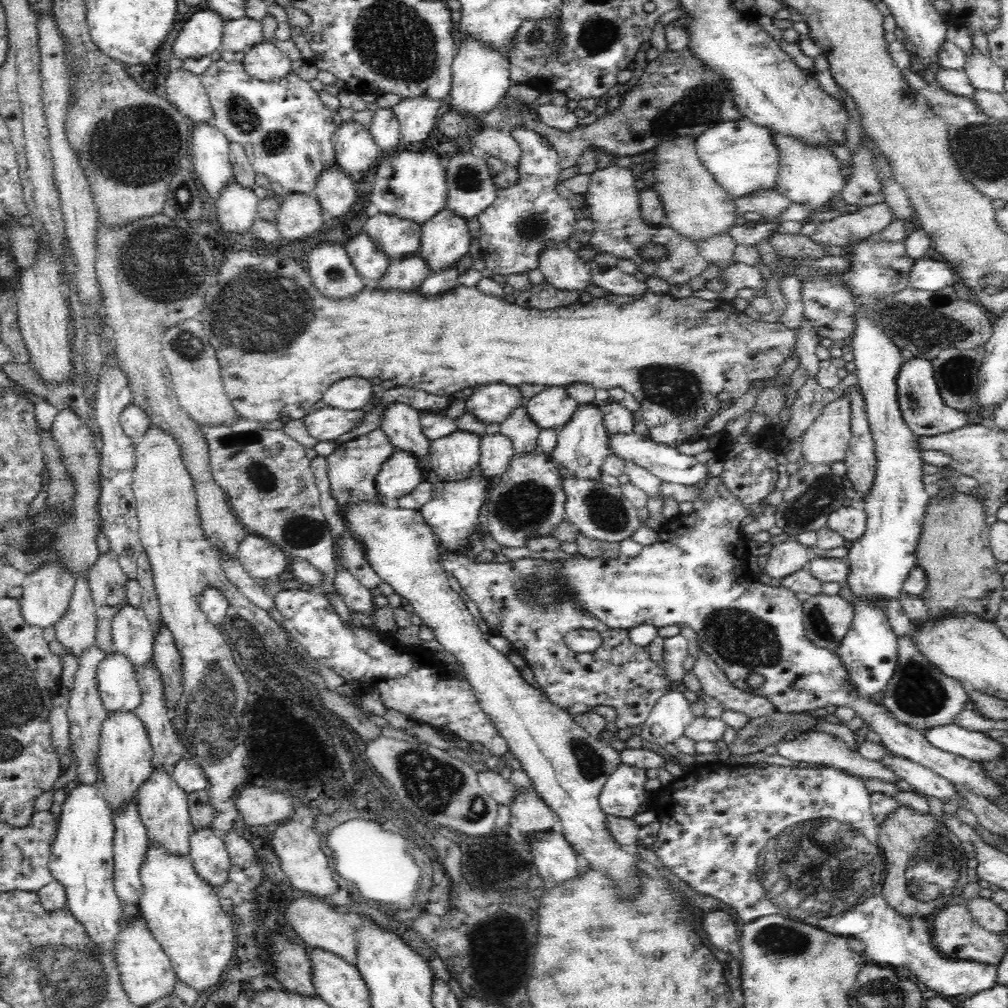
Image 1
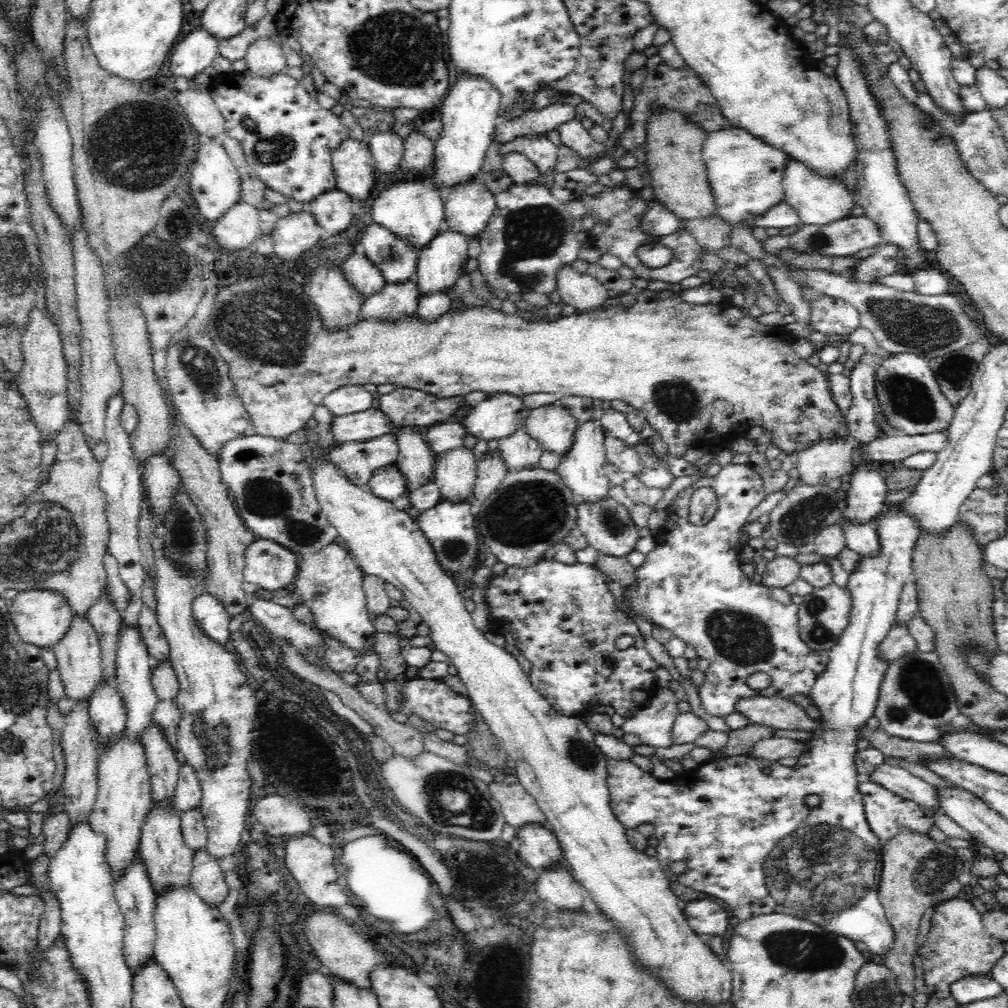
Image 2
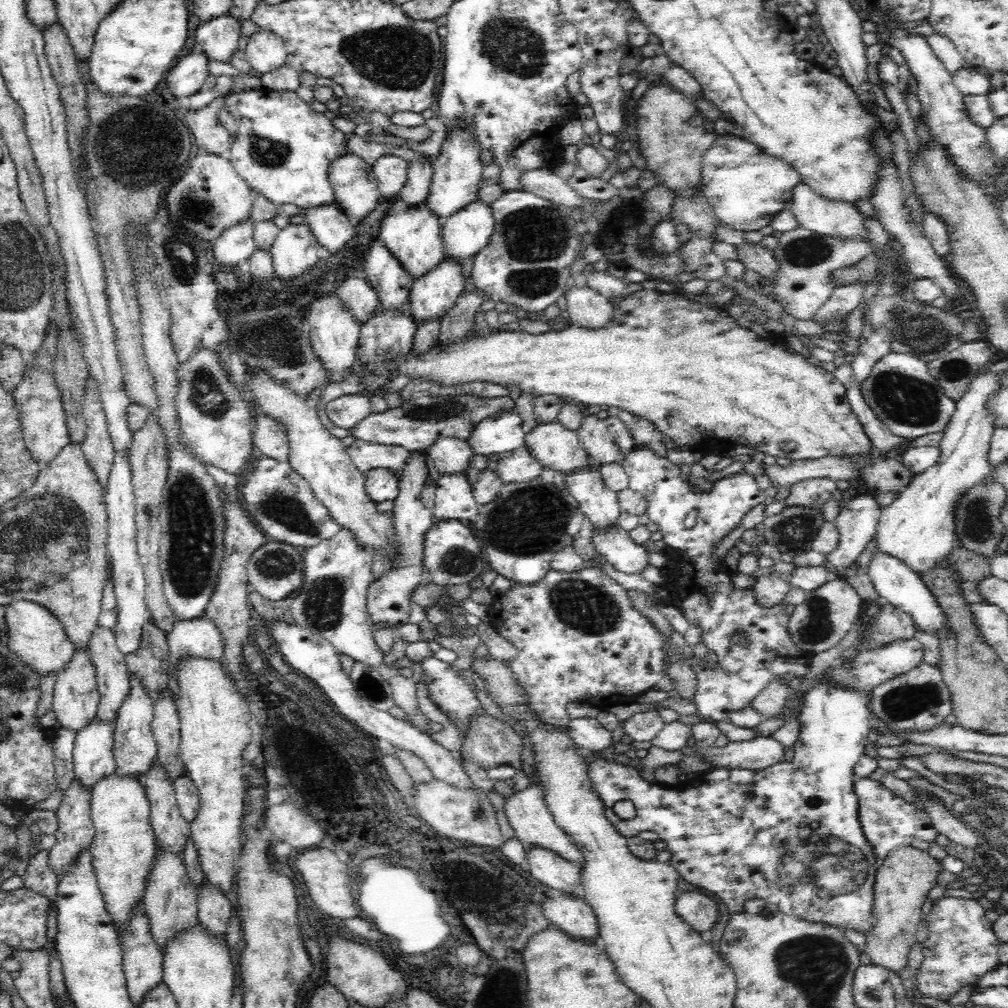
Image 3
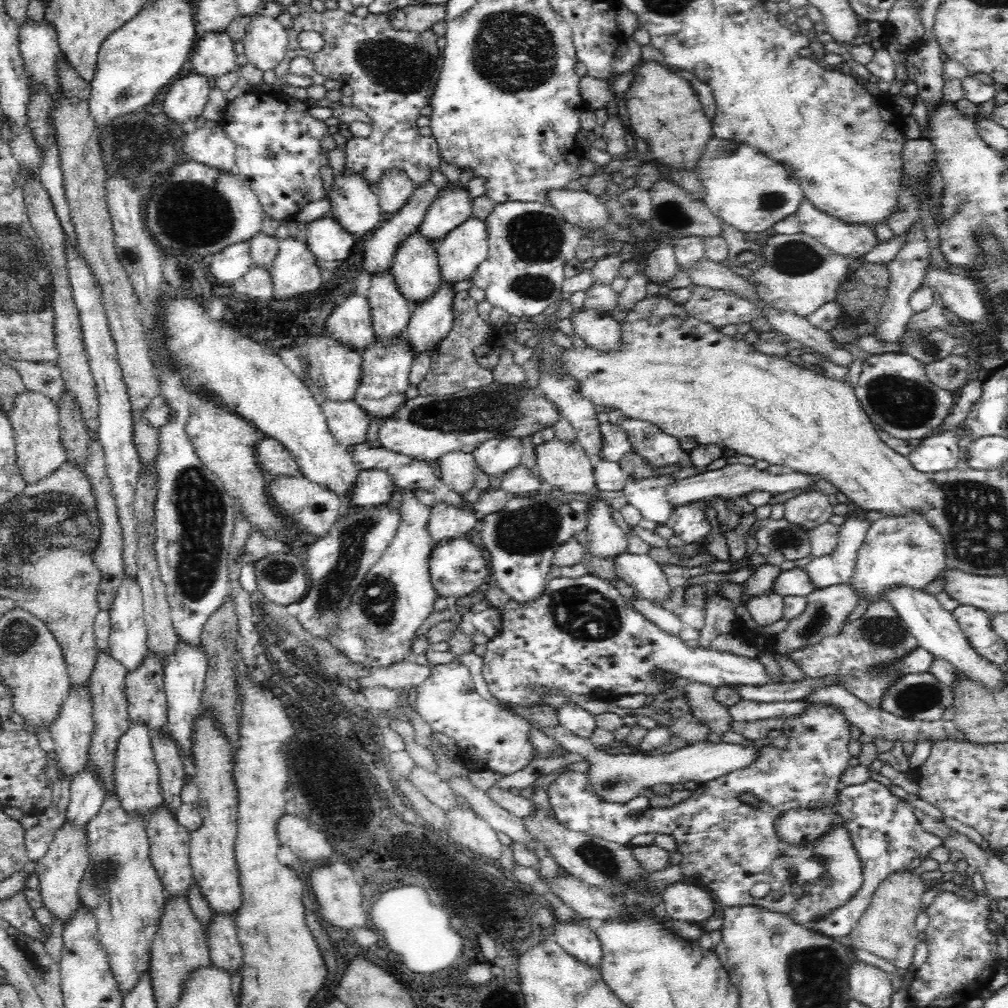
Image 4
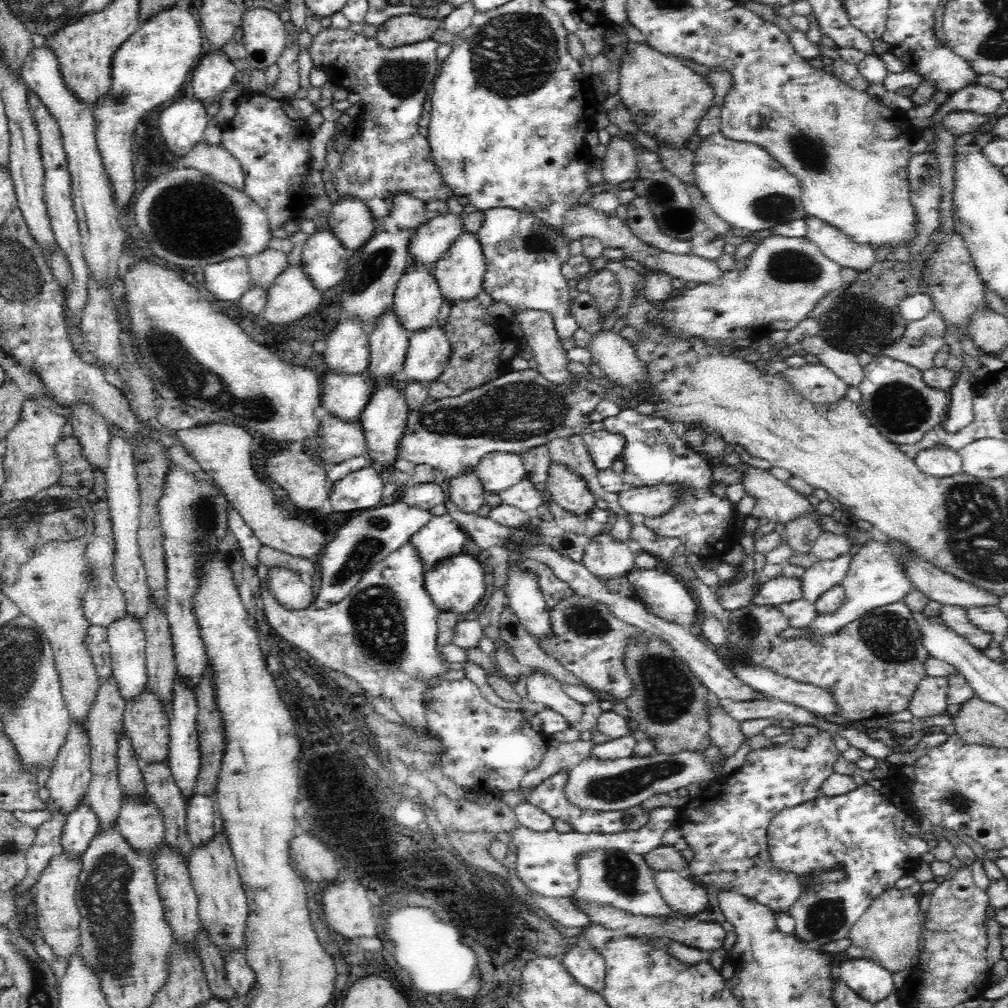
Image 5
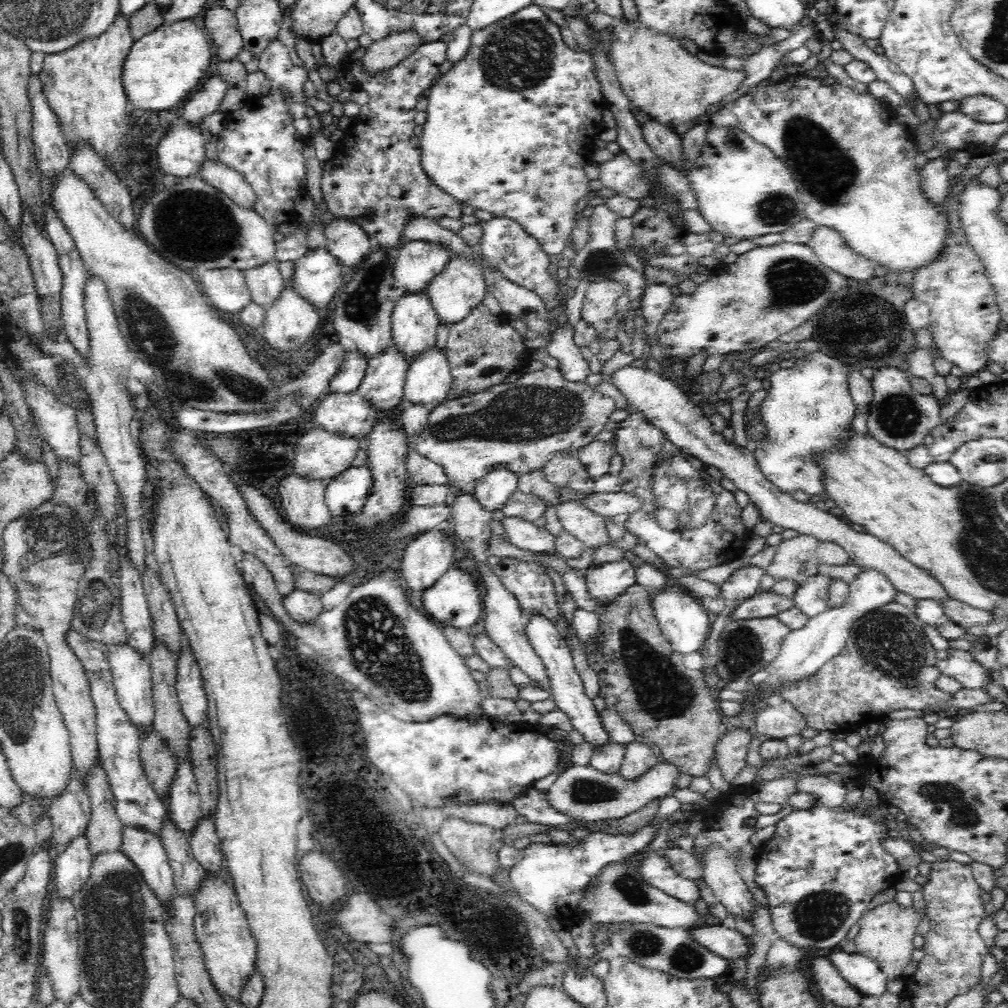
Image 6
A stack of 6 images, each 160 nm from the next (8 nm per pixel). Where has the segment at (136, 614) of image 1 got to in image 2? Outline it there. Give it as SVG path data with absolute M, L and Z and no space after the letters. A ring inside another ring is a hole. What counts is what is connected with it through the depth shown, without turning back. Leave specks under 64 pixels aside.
M136 624L134 628L125 628L122 626L119 634L119 648L116 653L116 687L118 694L122 696L127 711L127 720L125 725L125 734L131 738L142 738L144 730L152 724L152 714L156 710L158 696L151 683L151 674L153 671L152 660L148 655L148 647L142 641L140 627Z

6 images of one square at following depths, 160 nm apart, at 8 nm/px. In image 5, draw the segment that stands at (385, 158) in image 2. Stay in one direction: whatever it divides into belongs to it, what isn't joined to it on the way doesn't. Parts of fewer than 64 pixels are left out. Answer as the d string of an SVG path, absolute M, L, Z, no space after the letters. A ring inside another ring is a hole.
M405 194L396 196L390 215L400 229L411 232L416 232L430 218L434 218L432 212L426 212L424 202L417 200L416 197L405 196Z

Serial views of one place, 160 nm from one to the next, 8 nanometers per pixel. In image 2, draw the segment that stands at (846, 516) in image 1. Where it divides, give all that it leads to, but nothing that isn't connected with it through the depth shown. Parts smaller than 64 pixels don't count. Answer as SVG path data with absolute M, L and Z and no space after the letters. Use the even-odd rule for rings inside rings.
M848 519L841 522L845 541L850 550L862 556L875 555L879 549L879 536L877 530L870 523L856 523Z

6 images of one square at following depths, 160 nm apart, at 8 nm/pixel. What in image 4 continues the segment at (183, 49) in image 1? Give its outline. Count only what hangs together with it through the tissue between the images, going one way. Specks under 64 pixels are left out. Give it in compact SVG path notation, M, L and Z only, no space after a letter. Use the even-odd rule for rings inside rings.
M188 69L187 73L171 82L164 102L164 112L176 120L186 122L202 114L204 105L209 97L210 85L208 80L197 76L194 70Z

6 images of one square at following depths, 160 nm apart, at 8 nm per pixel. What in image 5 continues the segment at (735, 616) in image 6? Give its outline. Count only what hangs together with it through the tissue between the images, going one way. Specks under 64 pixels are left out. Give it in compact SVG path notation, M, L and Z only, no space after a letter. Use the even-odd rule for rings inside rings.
M778 576L761 583L749 604L756 605L757 608L772 608L798 599L802 599L800 578Z

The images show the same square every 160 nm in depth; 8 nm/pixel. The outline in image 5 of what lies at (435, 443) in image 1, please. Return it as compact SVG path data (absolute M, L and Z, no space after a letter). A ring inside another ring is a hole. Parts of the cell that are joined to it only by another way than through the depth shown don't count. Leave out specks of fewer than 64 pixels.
M446 513L440 517L434 516L408 541L427 571L447 558L462 553L466 539L469 538L464 531Z

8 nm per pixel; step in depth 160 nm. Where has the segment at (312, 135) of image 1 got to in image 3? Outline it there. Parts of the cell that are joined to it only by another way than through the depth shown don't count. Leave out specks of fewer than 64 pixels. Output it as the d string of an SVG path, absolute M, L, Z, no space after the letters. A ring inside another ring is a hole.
M260 88L227 94L224 105L228 114L234 116L238 126L235 140L231 144L230 162L234 170L265 200L280 206L295 204L299 208L334 203L335 196L328 178L328 169L336 157L346 150L346 133L340 131L324 113L314 111L296 91Z

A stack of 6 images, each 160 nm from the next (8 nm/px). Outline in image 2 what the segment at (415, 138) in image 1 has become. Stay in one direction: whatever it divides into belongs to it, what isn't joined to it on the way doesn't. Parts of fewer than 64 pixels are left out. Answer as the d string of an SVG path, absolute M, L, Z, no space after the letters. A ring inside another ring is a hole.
M413 129L403 141L405 147L399 168L413 177L427 176L426 168L435 162L435 142L418 129Z

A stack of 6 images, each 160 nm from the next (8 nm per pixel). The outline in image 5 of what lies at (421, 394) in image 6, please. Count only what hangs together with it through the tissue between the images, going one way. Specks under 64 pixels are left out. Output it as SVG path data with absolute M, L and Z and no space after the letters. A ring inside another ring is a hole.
M434 324L422 332L410 334L403 371L410 381L435 384L448 368L450 353L445 328Z

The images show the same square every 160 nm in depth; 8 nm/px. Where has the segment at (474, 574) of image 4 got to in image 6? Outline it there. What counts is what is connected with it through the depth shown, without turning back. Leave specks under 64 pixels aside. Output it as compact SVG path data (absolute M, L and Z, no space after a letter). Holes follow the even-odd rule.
M451 566L430 589L424 591L423 606L426 614L430 614L434 620L440 620L442 624L450 624L456 628L470 628L476 624L478 619L483 616L483 601L480 599L480 589L471 577L470 569L462 566Z

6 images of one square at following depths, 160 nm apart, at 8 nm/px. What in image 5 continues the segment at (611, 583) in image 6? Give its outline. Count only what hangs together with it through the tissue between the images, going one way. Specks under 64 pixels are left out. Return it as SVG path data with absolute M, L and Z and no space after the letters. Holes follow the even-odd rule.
M608 532L589 538L582 563L597 580L608 582L626 577L634 568L637 549L627 541L616 541Z

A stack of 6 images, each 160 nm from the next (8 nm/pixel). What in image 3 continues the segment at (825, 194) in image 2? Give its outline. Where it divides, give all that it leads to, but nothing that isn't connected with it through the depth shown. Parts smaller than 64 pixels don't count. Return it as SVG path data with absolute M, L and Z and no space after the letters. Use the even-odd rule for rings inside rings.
M802 182L794 188L794 196L789 208L794 213L799 227L810 230L812 233L825 237L839 236L844 241L864 241L865 243L870 243L864 226L865 216L854 205L824 200L824 198L817 196L816 193L812 192L812 189L808 188L808 185Z

